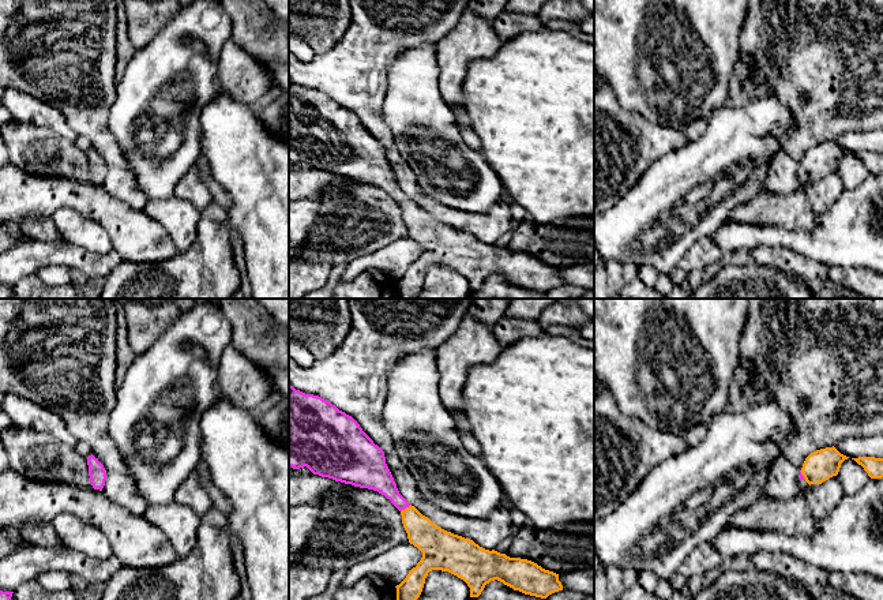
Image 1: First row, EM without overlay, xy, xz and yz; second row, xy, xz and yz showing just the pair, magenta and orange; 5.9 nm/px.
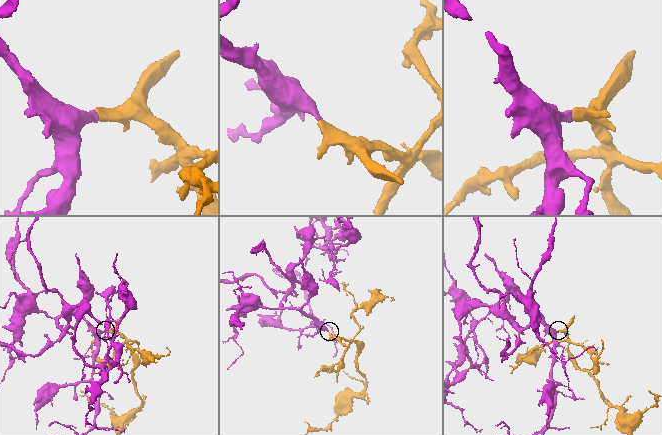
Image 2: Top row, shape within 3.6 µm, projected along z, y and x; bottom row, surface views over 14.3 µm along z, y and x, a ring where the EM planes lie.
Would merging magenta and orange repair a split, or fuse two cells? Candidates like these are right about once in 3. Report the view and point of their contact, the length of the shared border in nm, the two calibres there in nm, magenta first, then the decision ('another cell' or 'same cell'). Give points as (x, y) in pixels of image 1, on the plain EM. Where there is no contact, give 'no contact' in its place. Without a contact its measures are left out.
contact xz (405, 202); length 80 nm; calibres 170 and 180 nm; same cell

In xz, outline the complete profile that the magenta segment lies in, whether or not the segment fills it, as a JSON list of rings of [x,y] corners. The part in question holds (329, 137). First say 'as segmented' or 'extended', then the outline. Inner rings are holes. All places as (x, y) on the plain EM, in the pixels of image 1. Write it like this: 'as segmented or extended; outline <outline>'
extended; outline [[[290,79],[289,161],[307,161],[313,169],[377,185],[401,206],[409,237],[422,247],[422,252],[395,281],[397,299],[413,299],[432,265],[448,266],[463,274],[470,282],[470,292],[478,292],[495,274],[541,293],[563,285],[559,269],[531,255],[485,244],[422,210],[399,188],[384,146],[352,110],[330,95]]]

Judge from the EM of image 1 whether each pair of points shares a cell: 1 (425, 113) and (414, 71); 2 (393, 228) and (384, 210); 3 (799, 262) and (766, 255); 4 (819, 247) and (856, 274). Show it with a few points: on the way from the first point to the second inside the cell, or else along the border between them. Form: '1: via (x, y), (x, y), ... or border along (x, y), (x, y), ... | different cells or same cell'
1: via (414, 102), (414, 82) | same cell
2: via (389, 224), (384, 214) | same cell
3: via (791, 261), (774, 255) | same cell
4: border along (827, 265), (865, 266), (868, 269) | different cells

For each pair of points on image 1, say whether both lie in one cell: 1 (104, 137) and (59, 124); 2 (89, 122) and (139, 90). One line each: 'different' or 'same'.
1: different
2: different

